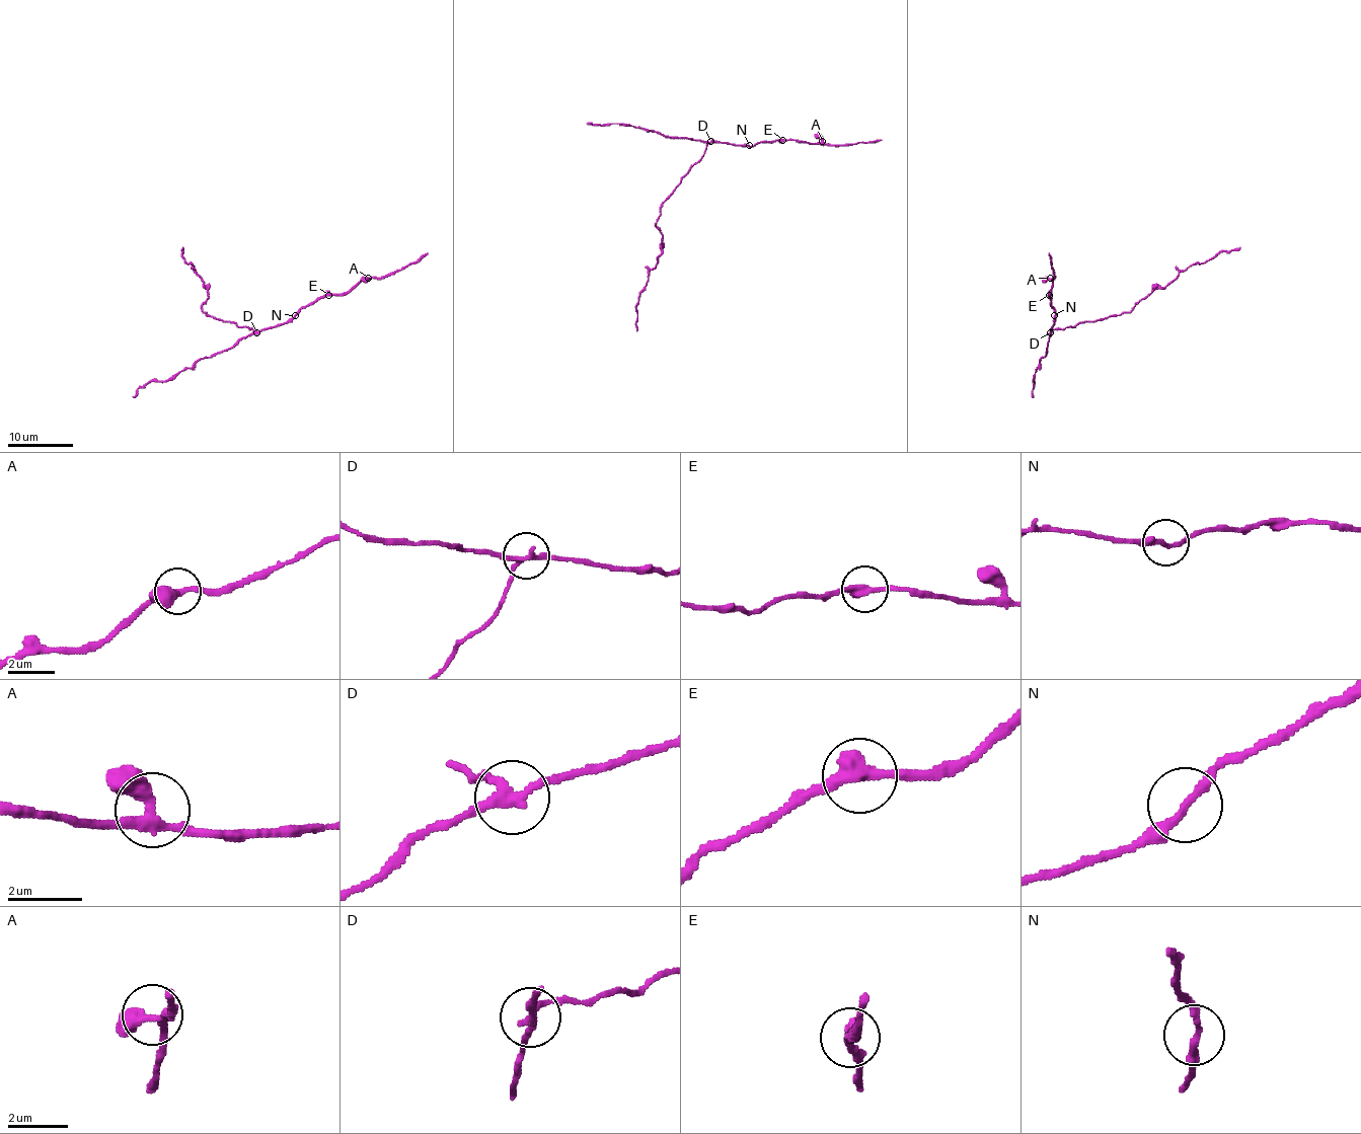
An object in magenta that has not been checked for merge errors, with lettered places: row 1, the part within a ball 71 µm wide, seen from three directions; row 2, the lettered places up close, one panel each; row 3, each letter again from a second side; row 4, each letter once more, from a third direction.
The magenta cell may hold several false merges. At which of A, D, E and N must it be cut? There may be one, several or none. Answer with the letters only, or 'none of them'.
D

